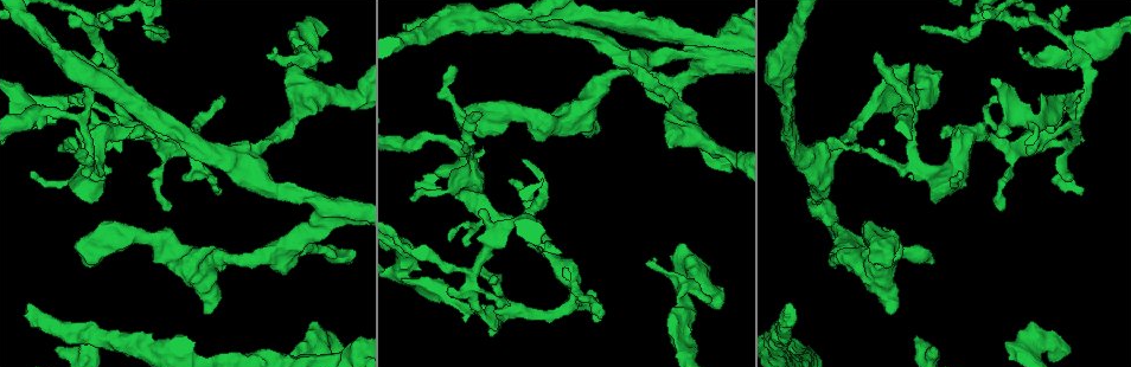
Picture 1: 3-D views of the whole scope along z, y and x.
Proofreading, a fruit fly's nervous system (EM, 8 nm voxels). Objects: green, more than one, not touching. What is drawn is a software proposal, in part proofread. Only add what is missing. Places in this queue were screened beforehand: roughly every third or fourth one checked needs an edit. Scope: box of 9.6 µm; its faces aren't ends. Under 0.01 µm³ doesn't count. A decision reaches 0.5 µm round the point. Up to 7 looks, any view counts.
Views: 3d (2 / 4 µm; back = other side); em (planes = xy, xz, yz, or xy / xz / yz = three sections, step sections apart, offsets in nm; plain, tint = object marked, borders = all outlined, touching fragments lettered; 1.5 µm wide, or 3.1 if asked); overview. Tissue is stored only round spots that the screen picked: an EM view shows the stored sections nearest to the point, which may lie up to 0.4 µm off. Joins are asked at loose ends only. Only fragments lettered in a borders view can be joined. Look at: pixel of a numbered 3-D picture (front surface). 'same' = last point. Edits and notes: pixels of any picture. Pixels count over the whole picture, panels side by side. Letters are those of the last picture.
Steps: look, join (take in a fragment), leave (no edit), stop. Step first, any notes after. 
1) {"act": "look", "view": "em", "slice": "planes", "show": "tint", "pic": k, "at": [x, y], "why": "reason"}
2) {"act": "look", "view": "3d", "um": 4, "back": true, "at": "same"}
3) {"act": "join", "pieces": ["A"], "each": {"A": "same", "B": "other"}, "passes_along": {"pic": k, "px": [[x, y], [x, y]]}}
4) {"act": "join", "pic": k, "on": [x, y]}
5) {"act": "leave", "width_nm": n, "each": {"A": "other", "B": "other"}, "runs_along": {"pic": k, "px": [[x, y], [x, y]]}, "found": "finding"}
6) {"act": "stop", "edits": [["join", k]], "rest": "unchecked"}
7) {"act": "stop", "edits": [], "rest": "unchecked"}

{"act": "look", "view": "3d", "um": 2, "pic": 1, "at": [284, 269], "why": "an open end"}

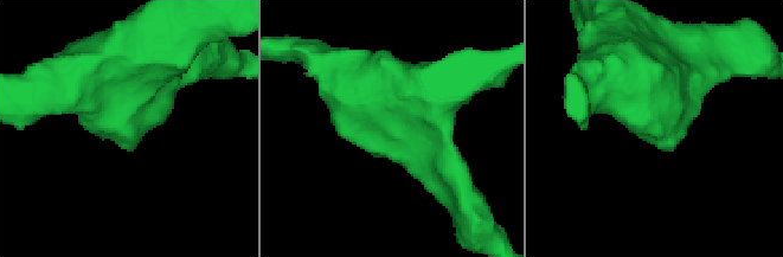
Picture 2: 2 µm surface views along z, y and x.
{"act": "look", "view": "em", "slice": "planes", "show": "tint", "pic": 2, "at": [397, 154]}

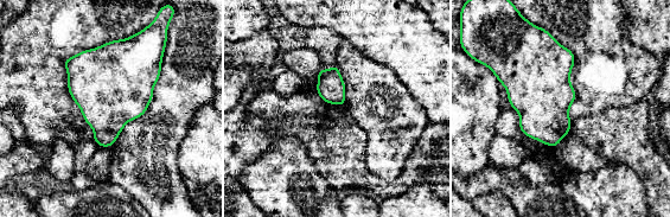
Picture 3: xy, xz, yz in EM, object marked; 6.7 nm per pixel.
{"act": "look", "view": "em", "slice": "planes", "show": "borders", "at": "same", "why": "see the neighbours"}

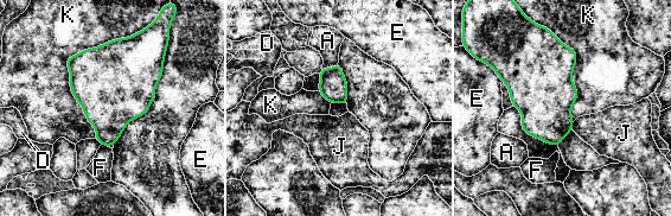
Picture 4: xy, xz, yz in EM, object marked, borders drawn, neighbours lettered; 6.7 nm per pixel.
{"act": "leave", "each": {"A": "other", "D": "other", "E": "other", "F": "other", "J": "other", "K": "other"}, "border": {"pic": 4, "px": [[153, 20], [66, 59], [95, 138]]}, "found": "none of them fits"}

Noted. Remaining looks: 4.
{"act": "look", "view": "3d", "um": 4, "pic": 1, "at": [182, 176], "why": "an open end"}

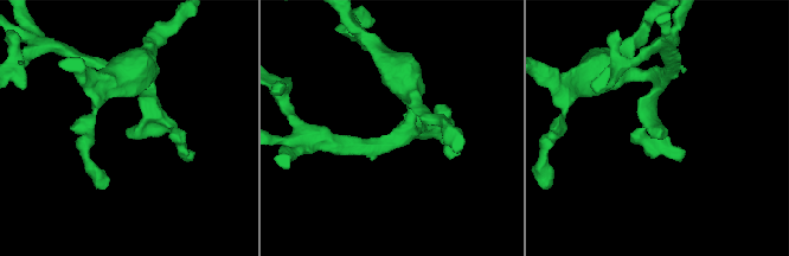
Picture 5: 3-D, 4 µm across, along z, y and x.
{"act": "look", "view": "em", "slice": "planes", "show": "borders", "pic": 5, "at": [663, 127]}

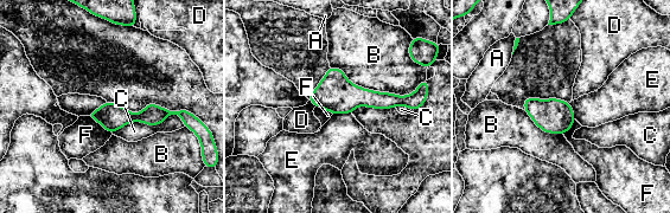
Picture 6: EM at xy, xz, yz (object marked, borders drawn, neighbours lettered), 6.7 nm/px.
{"act": "leave", "each": {"A": "other", "B": "other", "C": "other", "D": "other", "E": "other", "F": "other"}, "runs_along": {"pic": 6, "px": [[180, 113], [140, 117], [94, 115]]}, "found": "none of them fits"}

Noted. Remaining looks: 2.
{"act": "look", "view": "em", "slice": "planes", "show": "tint", "pic": 1, "at": [100, 52], "why": "free end"}

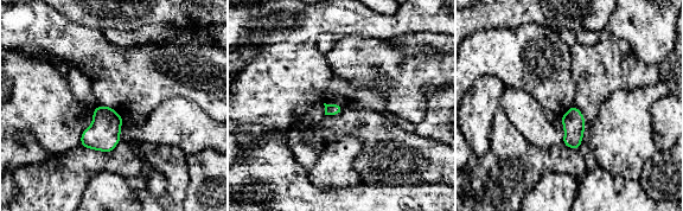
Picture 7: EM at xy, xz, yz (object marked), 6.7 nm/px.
{"act": "look", "view": "em", "slice": "planes", "show": "borders", "at": "same"}

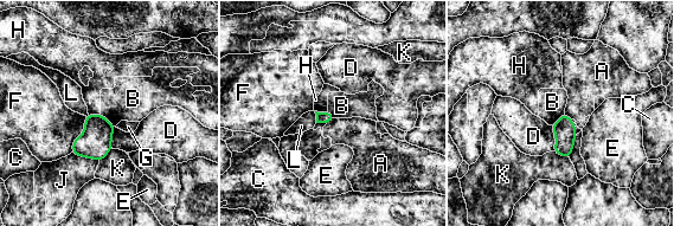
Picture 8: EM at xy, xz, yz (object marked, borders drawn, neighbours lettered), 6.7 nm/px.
{"act": "leave", "each": {"A": "other", "B": "other", "C": "other", "D": "other", "E": "other", "F": "other", "G": "other", "H": "other", "J": "other", "K": "other", "L": "other"}, "found": "no lettered fragment goes on from it"}

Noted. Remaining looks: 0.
{"act": "stop", "edits": [], "rest": "unchecked"}

